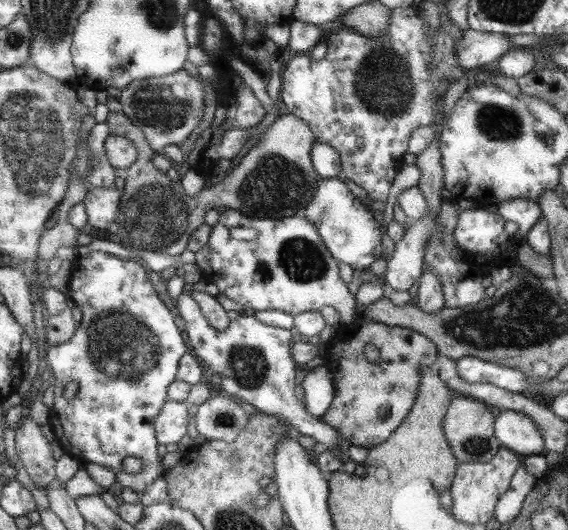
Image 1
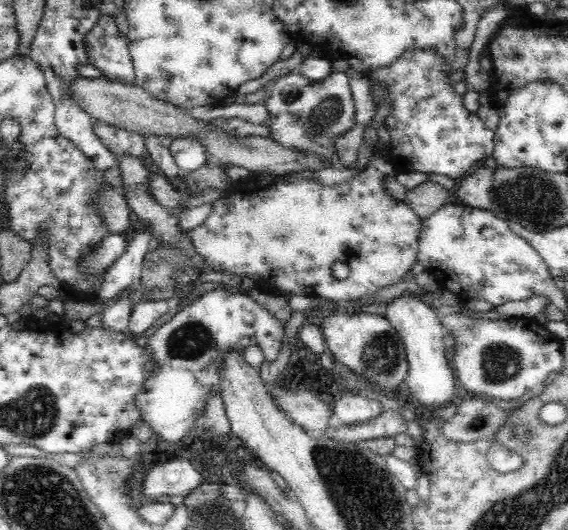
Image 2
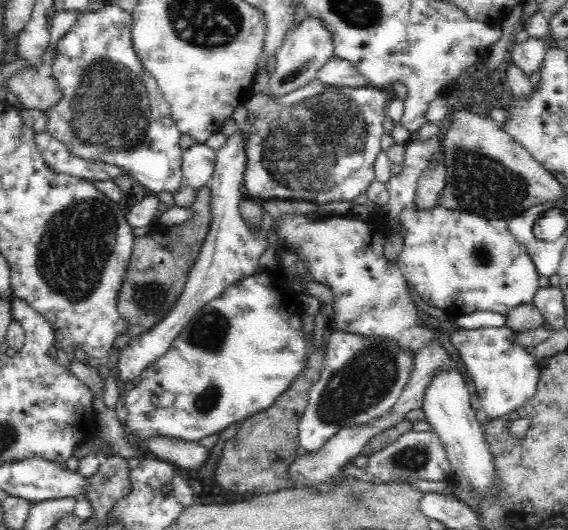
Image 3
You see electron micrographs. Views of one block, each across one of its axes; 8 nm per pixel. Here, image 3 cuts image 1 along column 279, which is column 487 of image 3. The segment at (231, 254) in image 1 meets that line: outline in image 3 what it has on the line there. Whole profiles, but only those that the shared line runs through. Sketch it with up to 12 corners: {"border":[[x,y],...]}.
{"border":[[436,205],[397,265],[451,316],[532,303],[505,220]]}

